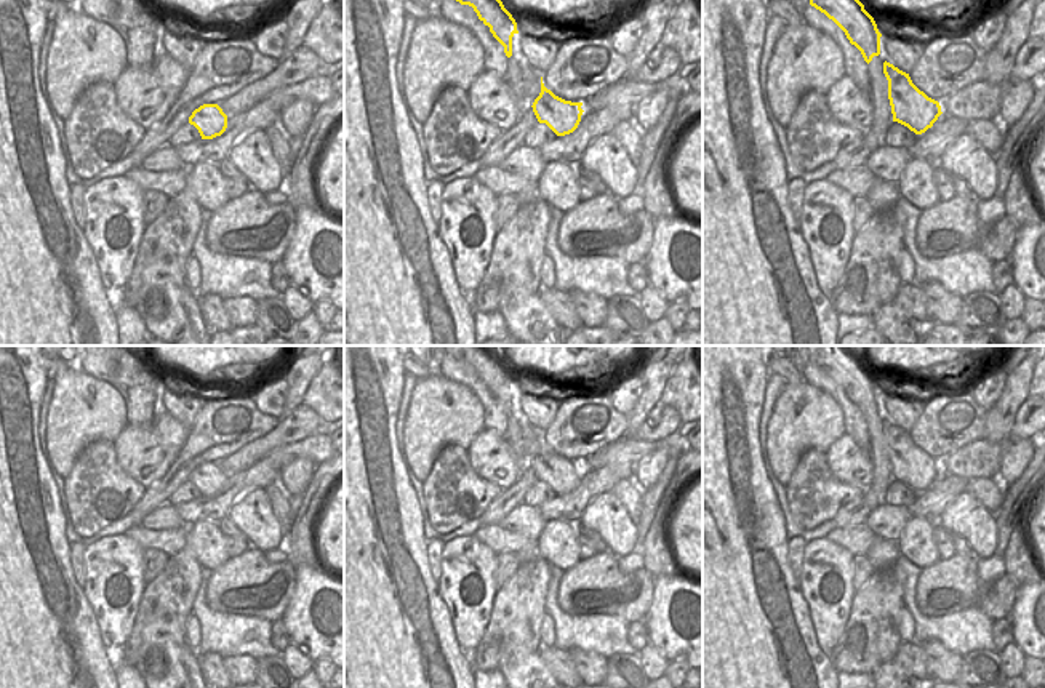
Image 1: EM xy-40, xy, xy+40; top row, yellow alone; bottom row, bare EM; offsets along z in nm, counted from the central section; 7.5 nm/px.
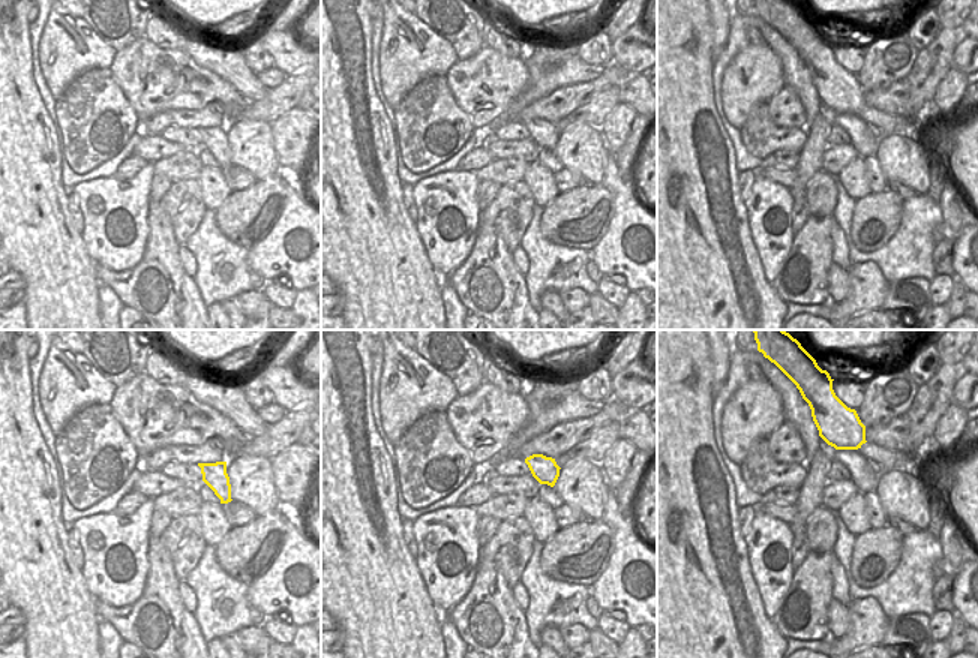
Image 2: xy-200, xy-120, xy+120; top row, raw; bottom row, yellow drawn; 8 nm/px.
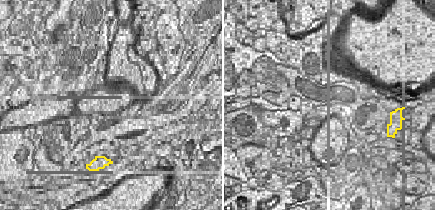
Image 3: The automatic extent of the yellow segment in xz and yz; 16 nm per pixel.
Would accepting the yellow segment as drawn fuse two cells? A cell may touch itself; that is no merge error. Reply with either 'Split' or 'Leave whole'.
Split.

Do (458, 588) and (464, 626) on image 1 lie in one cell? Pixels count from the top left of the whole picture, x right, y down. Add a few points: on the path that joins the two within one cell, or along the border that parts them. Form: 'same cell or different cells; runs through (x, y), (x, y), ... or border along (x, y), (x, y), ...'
same cell; runs through (460, 597), (464, 604), (464, 616)

